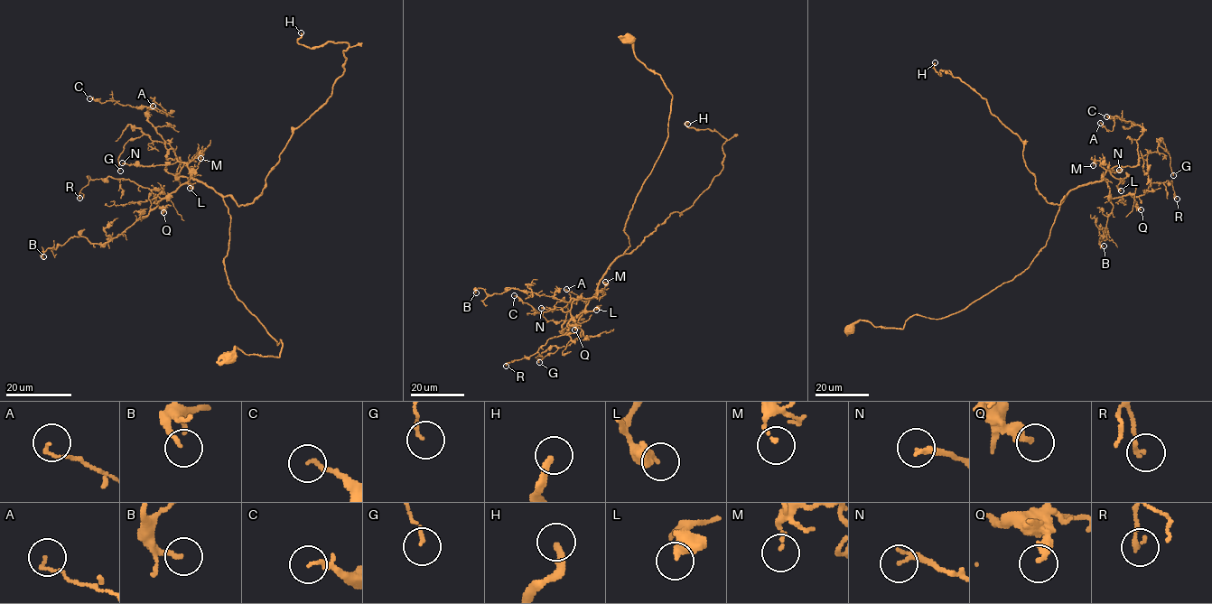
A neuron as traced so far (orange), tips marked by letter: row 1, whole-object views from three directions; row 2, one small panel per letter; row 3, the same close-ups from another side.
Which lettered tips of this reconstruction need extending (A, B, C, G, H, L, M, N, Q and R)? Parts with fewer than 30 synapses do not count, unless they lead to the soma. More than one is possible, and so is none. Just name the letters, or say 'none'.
H

